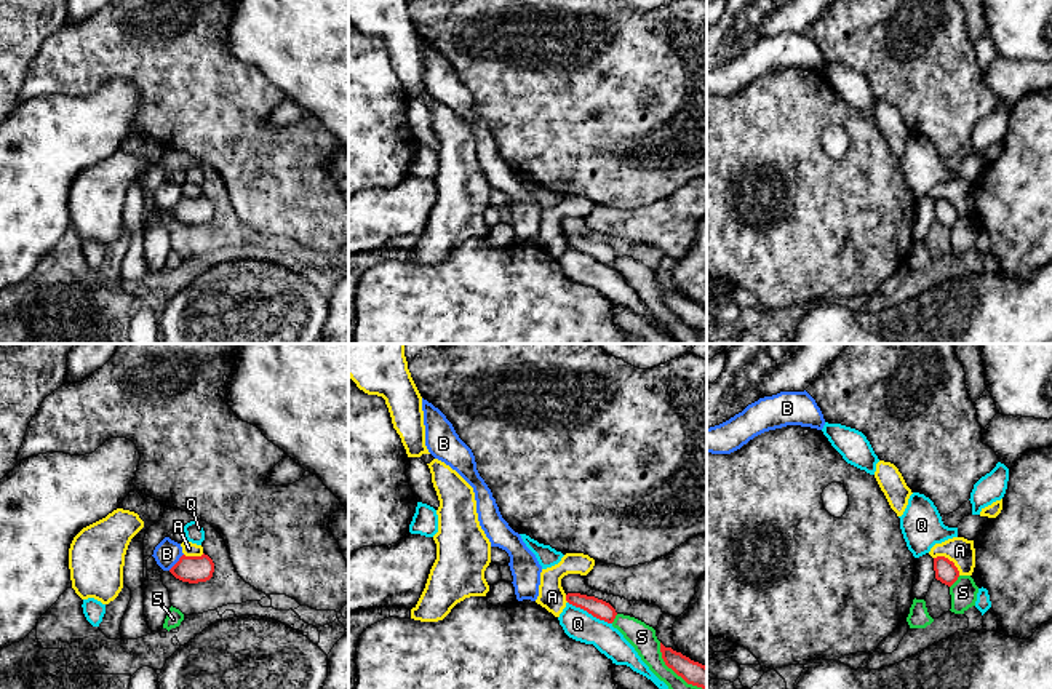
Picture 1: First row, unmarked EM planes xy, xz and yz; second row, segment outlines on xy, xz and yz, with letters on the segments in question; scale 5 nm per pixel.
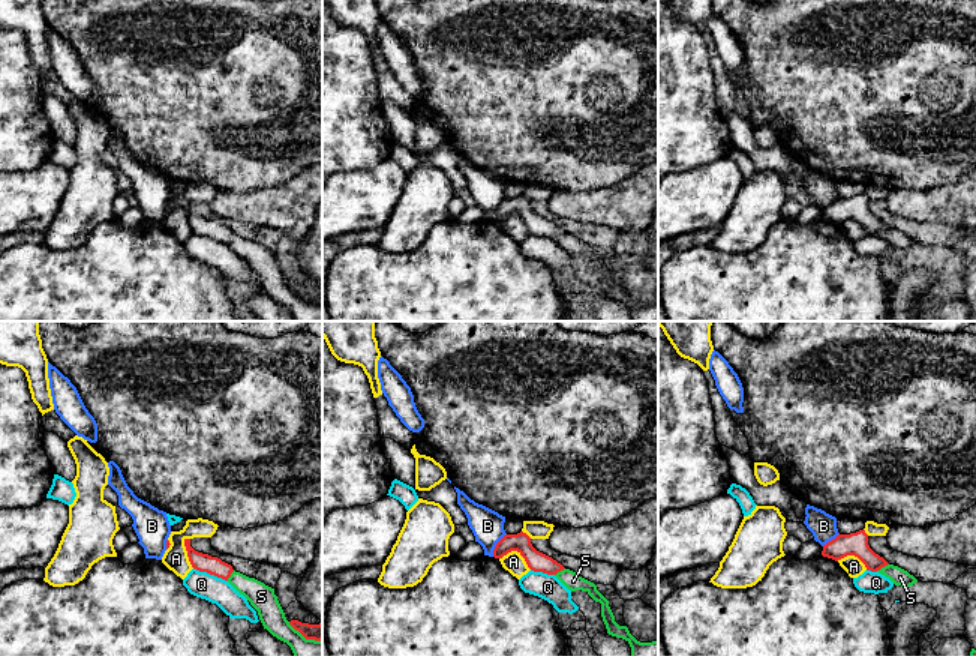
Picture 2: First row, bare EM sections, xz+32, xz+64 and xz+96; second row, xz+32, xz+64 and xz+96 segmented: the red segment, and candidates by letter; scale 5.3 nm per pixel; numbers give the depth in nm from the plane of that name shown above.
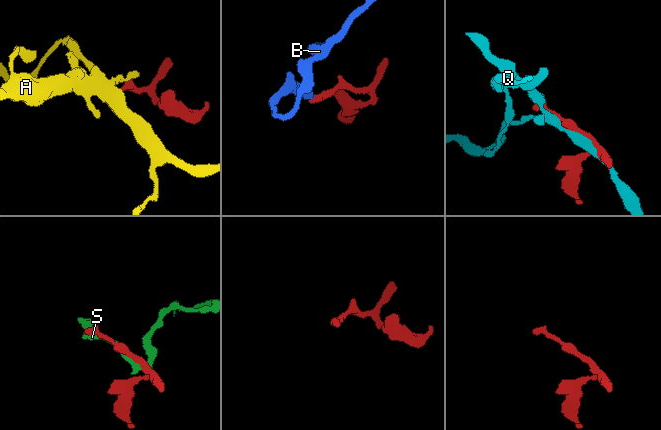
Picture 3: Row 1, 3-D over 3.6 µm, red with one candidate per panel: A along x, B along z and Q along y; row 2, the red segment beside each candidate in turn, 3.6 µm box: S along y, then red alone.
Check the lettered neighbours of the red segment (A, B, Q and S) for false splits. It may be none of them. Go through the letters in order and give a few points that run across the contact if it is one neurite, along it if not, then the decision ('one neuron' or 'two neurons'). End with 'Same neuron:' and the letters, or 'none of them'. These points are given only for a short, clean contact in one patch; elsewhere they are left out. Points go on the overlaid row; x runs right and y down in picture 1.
A: yz (934, 557), (947, 557), (960, 574) | two neurons
B: xy (183, 553), (168, 569) | two neurons
Q: two neurons
S: two neurons
Same neuron: none of them

